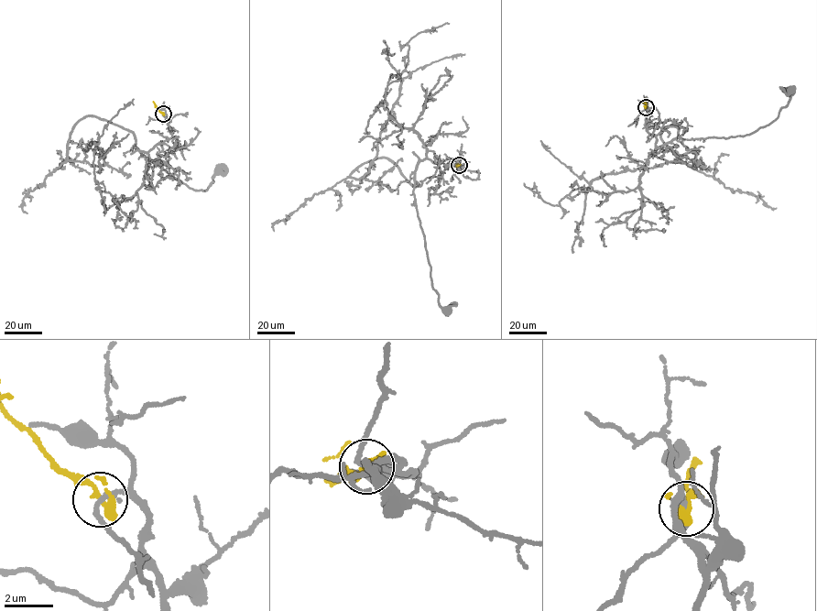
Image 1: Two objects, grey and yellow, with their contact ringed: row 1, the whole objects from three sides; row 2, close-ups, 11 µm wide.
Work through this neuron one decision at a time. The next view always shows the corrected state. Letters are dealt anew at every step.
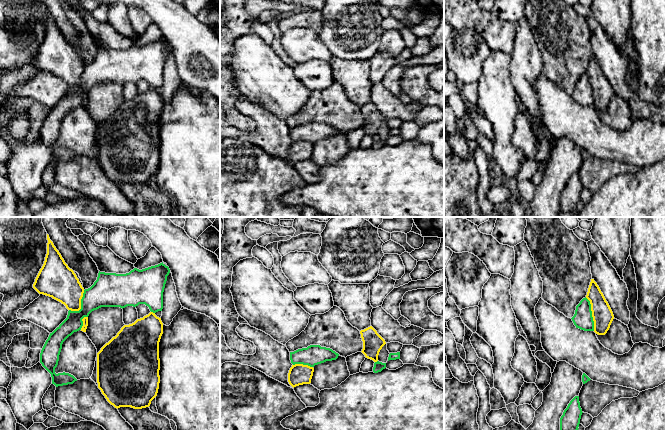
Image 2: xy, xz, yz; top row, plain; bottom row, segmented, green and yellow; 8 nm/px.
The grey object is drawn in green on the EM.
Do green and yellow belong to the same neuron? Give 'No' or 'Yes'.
No

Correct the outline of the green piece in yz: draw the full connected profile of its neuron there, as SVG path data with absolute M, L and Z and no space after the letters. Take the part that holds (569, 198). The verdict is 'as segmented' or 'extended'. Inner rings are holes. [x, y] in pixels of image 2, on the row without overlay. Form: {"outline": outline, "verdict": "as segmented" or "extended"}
{"outline": "M575 172L560 194L560 212L571 212L578 207L582 189L579 172Z", "verdict": "as segmented"}

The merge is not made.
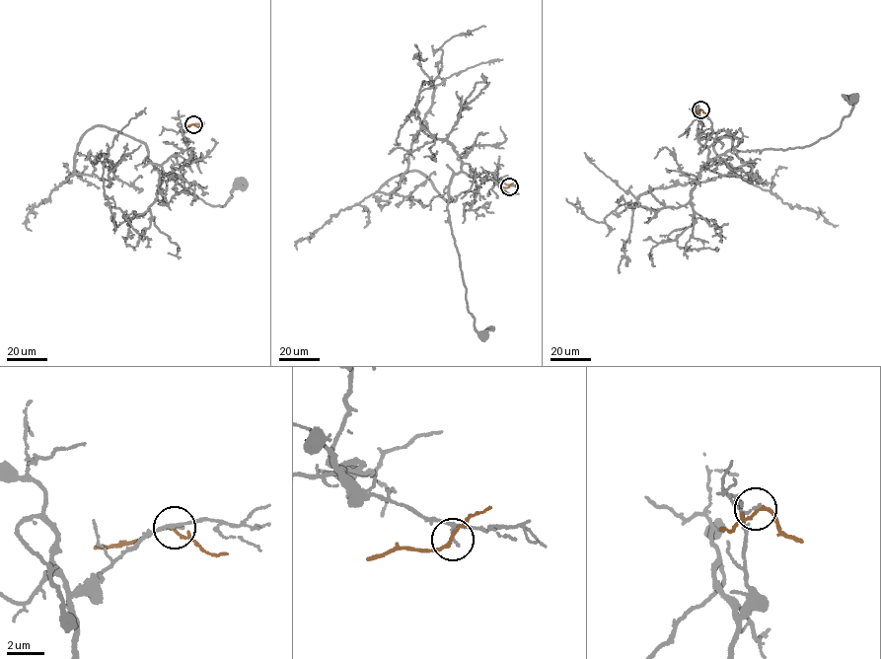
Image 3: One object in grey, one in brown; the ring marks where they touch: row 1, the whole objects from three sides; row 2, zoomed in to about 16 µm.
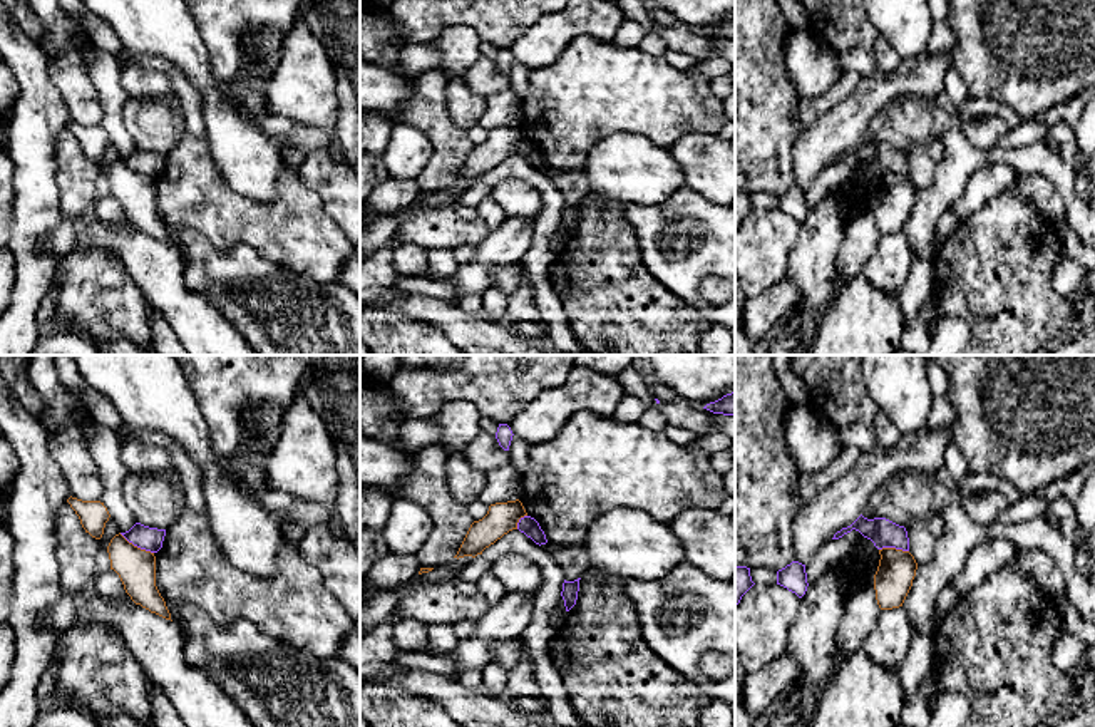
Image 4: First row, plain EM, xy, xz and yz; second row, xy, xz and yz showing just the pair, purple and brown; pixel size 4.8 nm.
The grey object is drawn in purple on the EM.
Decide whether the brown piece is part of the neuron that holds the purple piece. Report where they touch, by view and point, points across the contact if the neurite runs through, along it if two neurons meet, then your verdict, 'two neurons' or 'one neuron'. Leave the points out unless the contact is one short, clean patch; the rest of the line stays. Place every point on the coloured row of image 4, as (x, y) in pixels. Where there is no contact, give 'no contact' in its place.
contact xy (136, 545); border xy (119, 533), (153, 553); two neurons

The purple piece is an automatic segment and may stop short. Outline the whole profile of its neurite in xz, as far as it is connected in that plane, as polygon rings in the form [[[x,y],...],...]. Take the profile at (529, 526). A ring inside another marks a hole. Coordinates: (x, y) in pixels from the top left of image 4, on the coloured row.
[[[531,516],[521,518],[517,523],[517,529],[539,546],[548,543],[546,534],[541,529],[539,523]]]

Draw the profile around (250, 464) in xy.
[[[265,407],[260,412],[260,420],[263,424],[261,437],[229,461],[229,469],[253,489],[265,486],[266,461],[271,456],[280,437],[283,414],[285,410],[280,407]]]

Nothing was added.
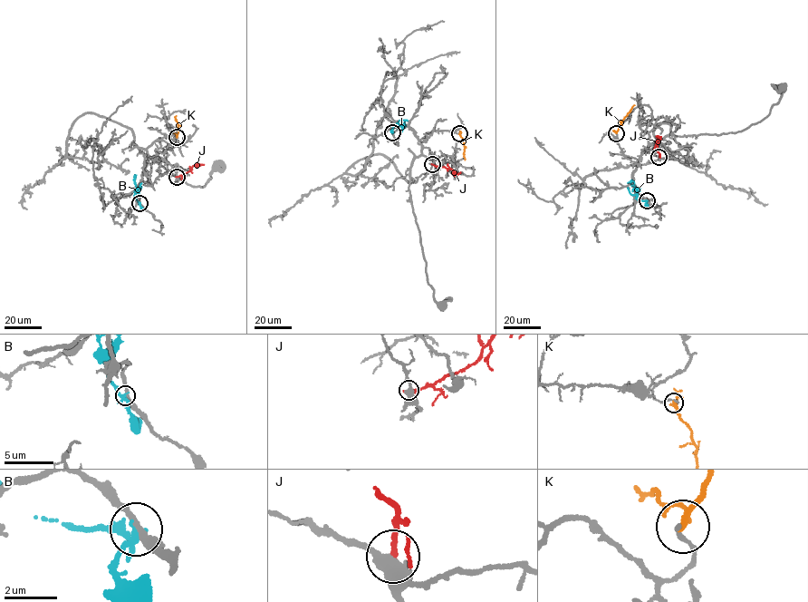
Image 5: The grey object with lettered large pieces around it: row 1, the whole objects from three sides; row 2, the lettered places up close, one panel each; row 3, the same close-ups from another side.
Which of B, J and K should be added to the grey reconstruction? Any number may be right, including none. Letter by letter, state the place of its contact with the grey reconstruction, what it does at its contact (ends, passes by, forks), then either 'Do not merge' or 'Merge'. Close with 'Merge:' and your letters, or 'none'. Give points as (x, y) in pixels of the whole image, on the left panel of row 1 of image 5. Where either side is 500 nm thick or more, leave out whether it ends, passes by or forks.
B: Touches grey at (139, 203). It forks there. Do not merge
J: Touches grey at (177, 177). Do not merge
K: Touches grey at (177, 137). It passes by. Do not merge
Merge: none

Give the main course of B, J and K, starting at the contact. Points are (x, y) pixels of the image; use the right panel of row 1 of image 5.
B: (647, 201), (638, 199), (637, 189), (627, 182)
J: (658, 157), (656, 136)
K: (616, 132), (634, 105)

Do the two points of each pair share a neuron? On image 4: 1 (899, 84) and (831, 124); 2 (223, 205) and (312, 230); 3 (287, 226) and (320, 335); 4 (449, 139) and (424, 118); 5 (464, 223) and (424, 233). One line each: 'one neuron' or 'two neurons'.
1: one neuron
2: one neuron
3: two neurons
4: one neuron
5: one neuron

